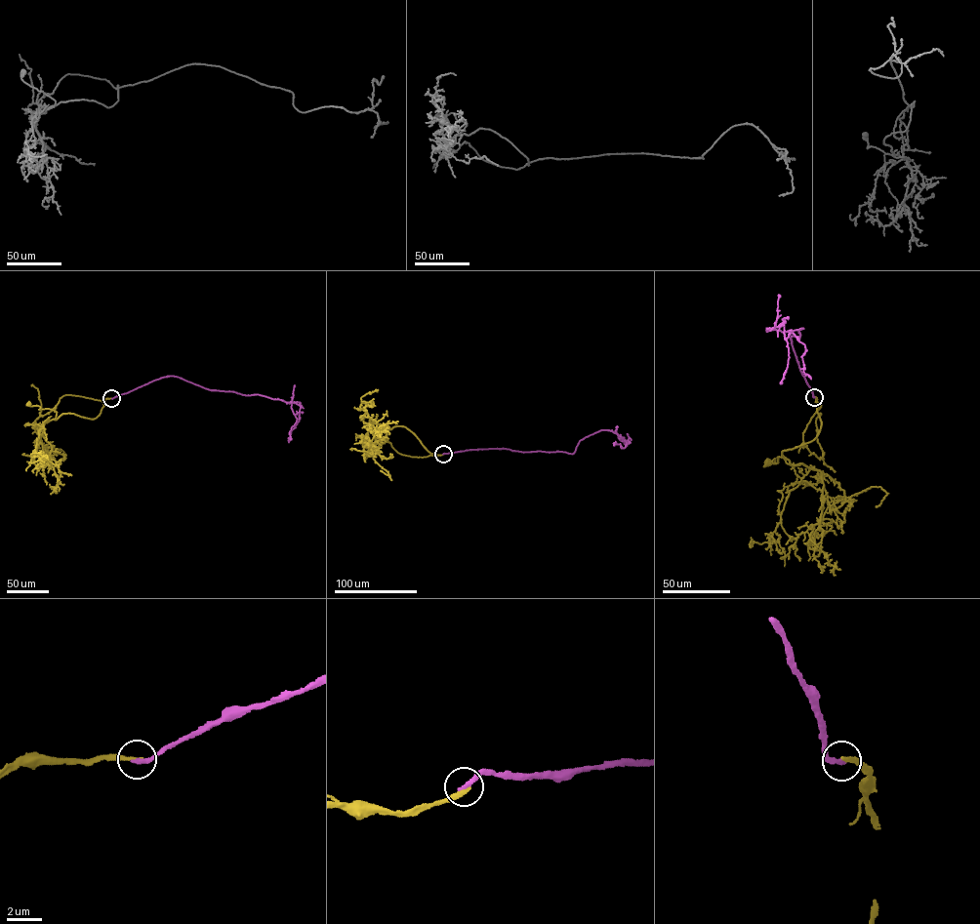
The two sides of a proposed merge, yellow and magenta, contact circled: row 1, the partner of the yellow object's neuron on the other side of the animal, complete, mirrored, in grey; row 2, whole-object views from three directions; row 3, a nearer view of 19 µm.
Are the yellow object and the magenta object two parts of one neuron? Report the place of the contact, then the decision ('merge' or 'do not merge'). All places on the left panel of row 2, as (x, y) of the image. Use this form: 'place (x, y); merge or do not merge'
place (111, 398); merge

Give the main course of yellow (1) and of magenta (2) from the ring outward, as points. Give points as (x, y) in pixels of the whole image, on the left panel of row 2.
1: (111, 398), (104, 399), (100, 415), (92, 419), (68, 413), (62, 414), (55, 420), (55, 411), (27, 404)
2: (111, 398), (175, 376), (211, 390), (291, 402), (299, 420), (288, 442)

